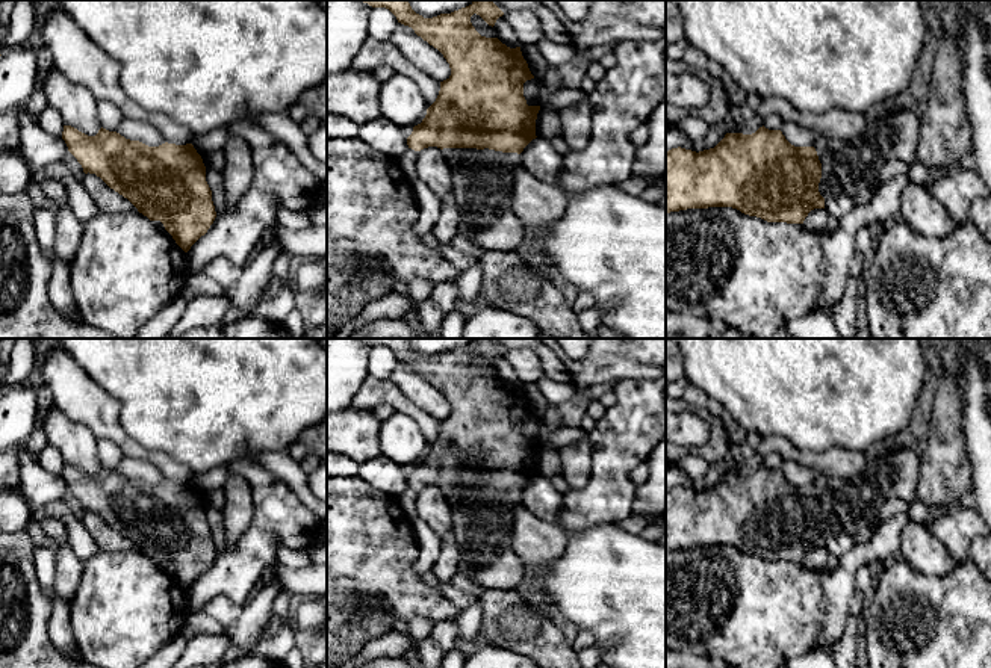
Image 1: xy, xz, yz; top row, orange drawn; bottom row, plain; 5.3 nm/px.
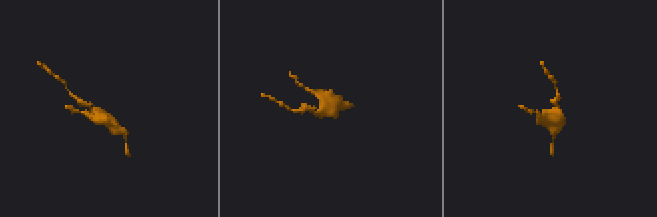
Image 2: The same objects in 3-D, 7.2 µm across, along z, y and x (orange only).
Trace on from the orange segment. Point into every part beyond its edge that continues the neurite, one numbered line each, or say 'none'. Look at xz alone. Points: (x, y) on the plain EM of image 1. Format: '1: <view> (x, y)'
1: xz (481, 519)

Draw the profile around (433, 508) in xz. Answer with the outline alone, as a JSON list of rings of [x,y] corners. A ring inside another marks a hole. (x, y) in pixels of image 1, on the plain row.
[[[428,485],[418,490],[416,509],[418,518],[427,523],[440,540],[452,530],[451,506],[443,488]]]

